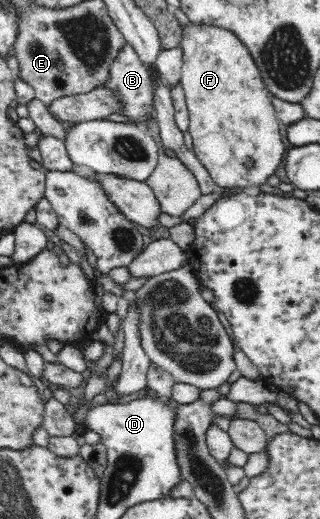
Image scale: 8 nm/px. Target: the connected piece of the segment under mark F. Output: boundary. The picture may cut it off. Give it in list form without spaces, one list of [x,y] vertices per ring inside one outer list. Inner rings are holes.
[[[188,25],[179,44],[183,49],[181,84],[189,117],[187,130],[192,136],[192,150],[207,169],[214,183],[223,190],[258,187],[274,177],[286,157],[280,123],[270,102],[270,93],[256,64],[246,49],[229,31],[218,27]]]

